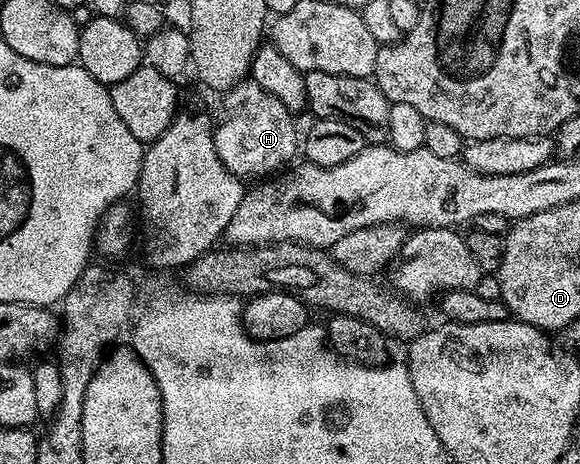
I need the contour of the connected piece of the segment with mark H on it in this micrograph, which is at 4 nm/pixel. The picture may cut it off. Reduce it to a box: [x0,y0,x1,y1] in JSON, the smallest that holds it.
[213,81,300,179]

